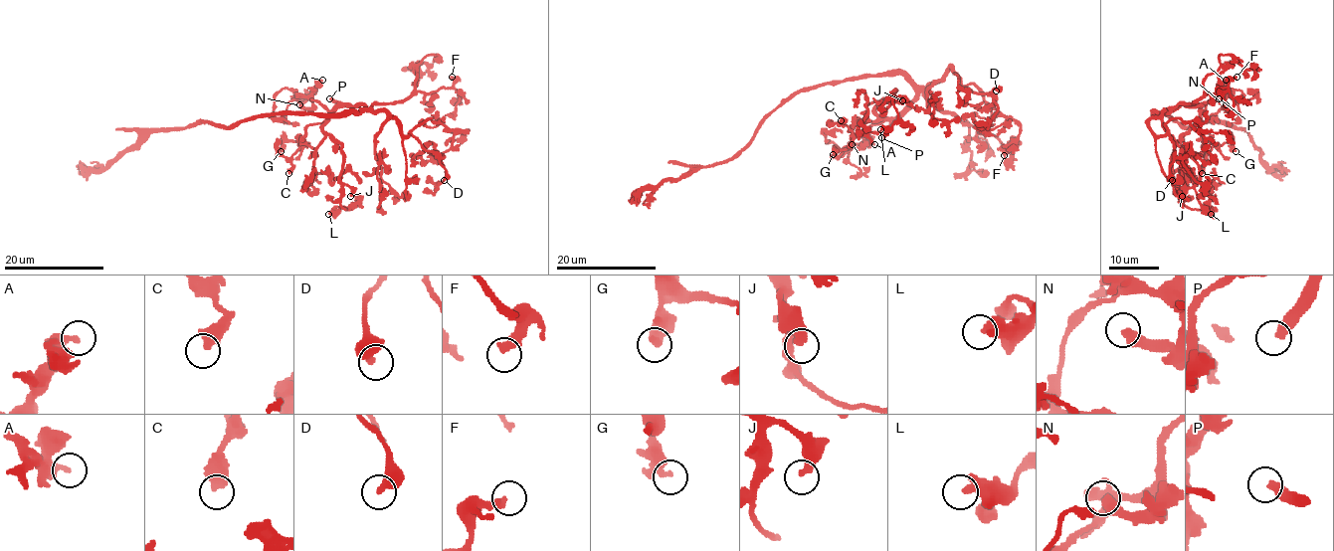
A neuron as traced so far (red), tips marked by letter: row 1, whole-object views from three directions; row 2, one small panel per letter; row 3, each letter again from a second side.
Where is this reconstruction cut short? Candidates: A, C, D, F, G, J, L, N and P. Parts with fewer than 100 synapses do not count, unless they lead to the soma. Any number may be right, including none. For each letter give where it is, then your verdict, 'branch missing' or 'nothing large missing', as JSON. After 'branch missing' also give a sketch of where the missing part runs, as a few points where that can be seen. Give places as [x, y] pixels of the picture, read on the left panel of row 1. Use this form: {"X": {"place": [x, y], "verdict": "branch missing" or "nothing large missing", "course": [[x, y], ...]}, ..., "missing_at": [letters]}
{"A": {"place": [322, 80], "verdict": "nothing large missing"}, "C": {"place": [288, 173], "verdict": "nothing large missing"}, "D": {"place": [444, 180], "verdict": "nothing large missing"}, "F": {"place": [452, 77], "verdict": "nothing large missing"}, "G": {"place": [281, 151], "verdict": "nothing large missing"}, "J": {"place": [350, 196], "verdict": "nothing large missing"}, "L": {"place": [328, 214], "verdict": "nothing large missing"}, "N": {"place": [299, 104], "verdict": "nothing large missing"}, "P": {"place": [329, 98], "verdict": "branch missing", "course": [[329, 98], [339, 88], [355, 82], [349, 83], [345, 78], [345, 58], [354, 45], [373, 50], [365, 67]]}, "missing_at": ["P"]}

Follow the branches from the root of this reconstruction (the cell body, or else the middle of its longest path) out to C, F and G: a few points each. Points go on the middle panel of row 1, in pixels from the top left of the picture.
C: (852, 79), (902, 73), (915, 91), (915, 97), (894, 117), (875, 120), (857, 117), (852, 130), (841, 120)
F: (852, 79), (902, 73), (932, 104), (952, 111), (981, 132), (994, 135), (1006, 147), (1004, 155)
G: (852, 79), (902, 73), (915, 91), (915, 97), (894, 117), (857, 117), (851, 144), (833, 154)

